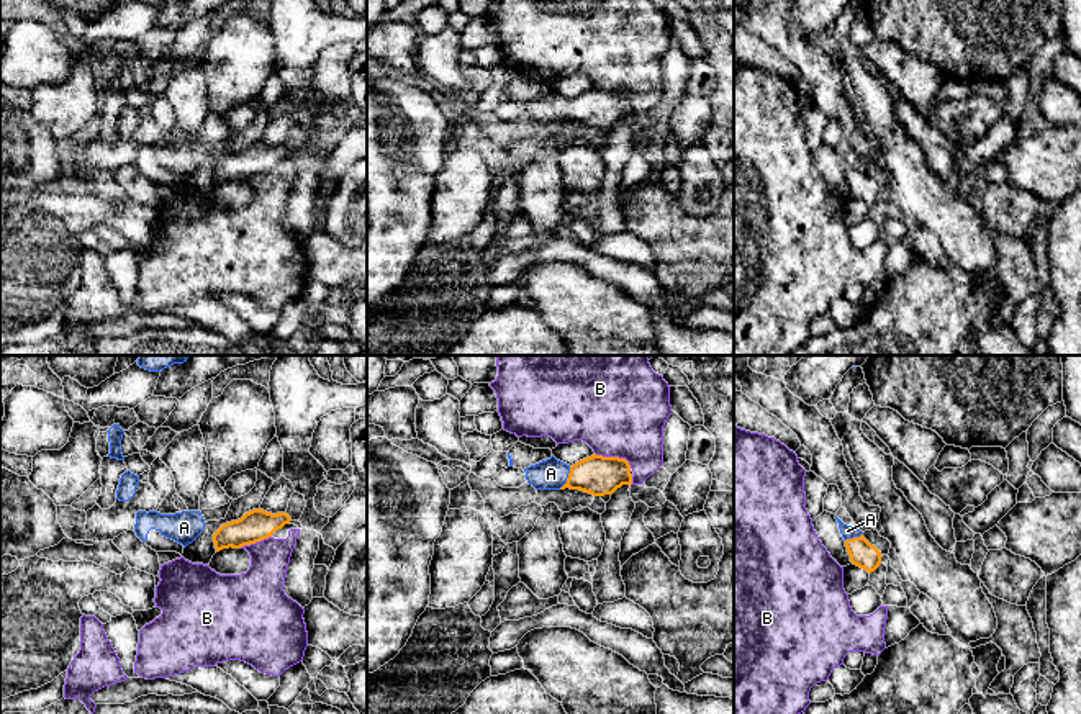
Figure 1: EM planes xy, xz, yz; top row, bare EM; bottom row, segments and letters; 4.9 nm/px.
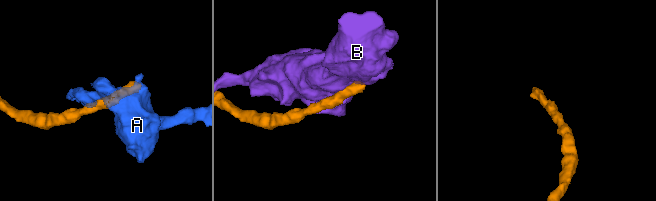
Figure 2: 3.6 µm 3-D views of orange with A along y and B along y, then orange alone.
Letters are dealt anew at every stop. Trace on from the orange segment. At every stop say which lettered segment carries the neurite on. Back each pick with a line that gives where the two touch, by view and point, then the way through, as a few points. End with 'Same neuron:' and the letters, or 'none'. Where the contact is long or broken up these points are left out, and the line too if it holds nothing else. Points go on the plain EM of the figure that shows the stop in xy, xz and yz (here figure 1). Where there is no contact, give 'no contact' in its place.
Same neuron: none

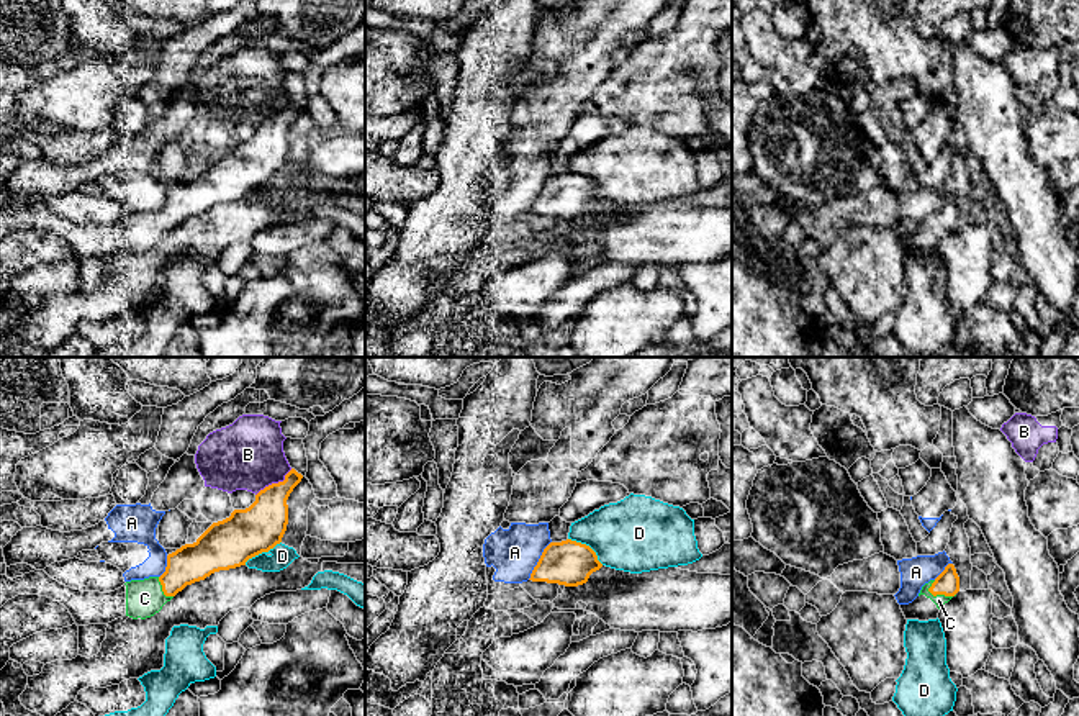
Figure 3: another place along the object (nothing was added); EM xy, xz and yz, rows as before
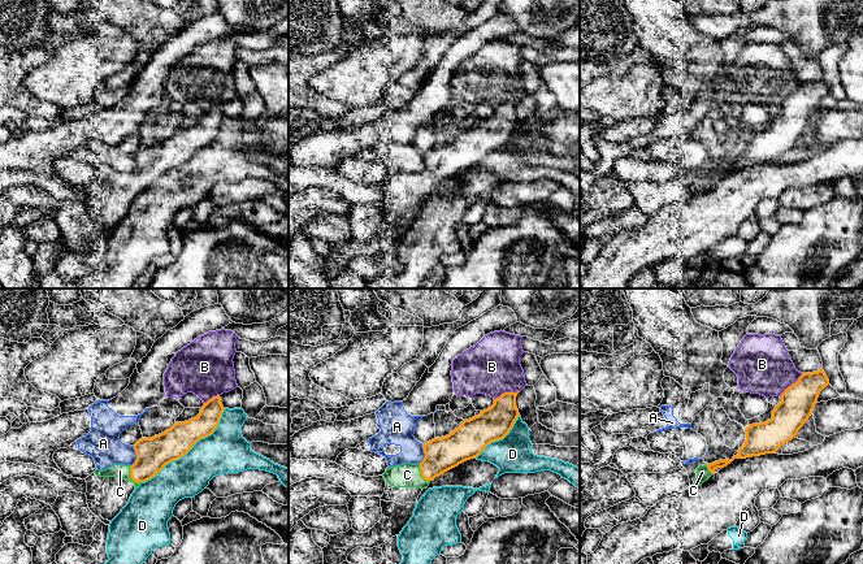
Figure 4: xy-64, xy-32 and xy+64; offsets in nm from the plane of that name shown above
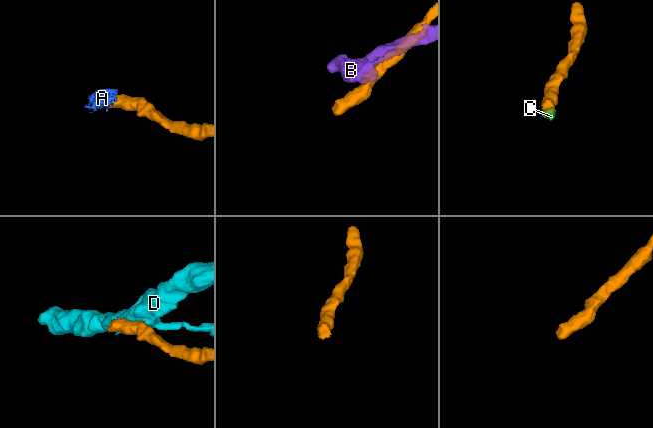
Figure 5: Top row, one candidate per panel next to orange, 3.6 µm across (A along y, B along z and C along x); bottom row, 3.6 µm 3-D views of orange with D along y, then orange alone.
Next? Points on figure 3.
C: contact yz (942, 226); way yz (947, 217), (942, 226), (939, 233)
Same neuron: C

